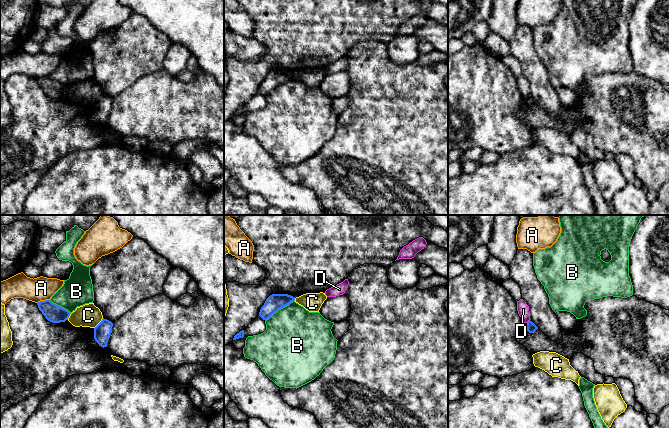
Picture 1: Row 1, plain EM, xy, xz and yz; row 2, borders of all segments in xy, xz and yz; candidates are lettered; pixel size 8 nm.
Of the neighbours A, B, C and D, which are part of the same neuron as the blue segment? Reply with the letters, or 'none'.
none

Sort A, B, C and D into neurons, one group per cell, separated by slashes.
A / B / C / D

